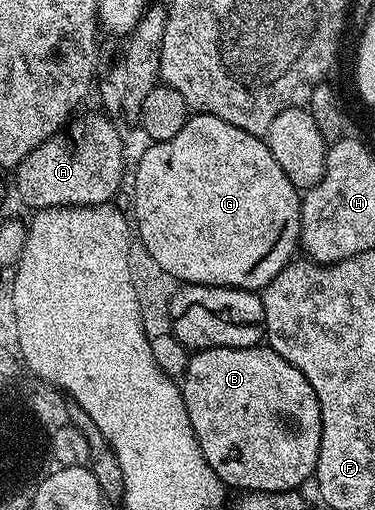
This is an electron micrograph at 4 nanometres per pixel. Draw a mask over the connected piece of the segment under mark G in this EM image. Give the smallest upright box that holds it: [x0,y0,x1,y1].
[134,113,302,291]

